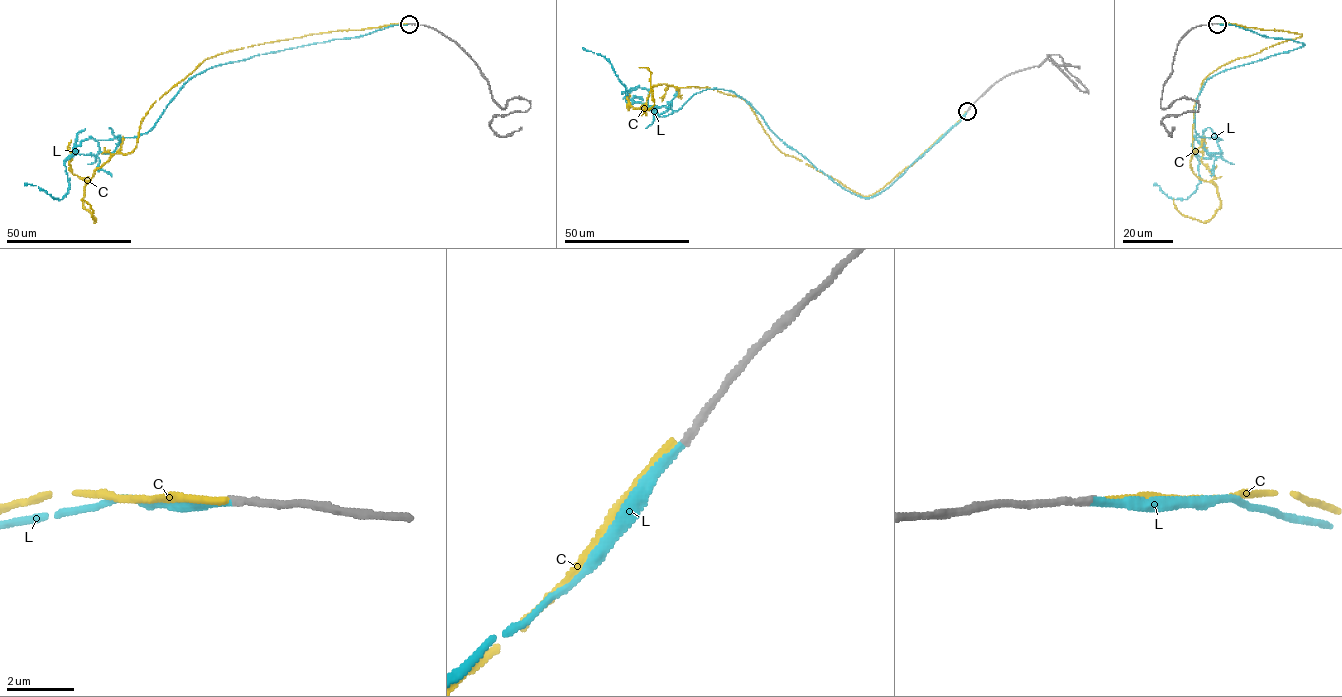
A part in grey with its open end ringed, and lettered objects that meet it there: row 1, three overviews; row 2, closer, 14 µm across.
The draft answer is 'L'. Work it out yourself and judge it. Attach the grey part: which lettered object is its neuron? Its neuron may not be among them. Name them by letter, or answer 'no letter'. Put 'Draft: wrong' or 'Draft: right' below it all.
L
Draft: right

